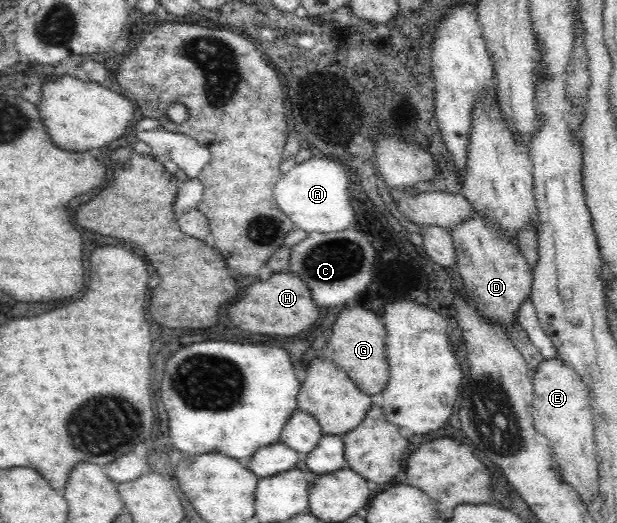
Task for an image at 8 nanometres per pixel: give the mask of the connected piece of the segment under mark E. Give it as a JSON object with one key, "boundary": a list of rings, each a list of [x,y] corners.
{"boundary":[[[560,358],[542,360],[532,379],[532,415],[535,429],[549,439],[555,461],[561,469],[561,477],[576,490],[582,502],[588,506],[599,493],[599,488],[595,456],[595,416],[587,386],[574,368],[564,364]]]}

